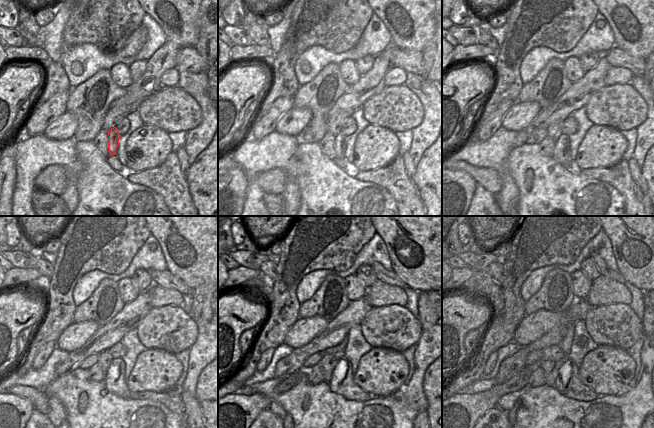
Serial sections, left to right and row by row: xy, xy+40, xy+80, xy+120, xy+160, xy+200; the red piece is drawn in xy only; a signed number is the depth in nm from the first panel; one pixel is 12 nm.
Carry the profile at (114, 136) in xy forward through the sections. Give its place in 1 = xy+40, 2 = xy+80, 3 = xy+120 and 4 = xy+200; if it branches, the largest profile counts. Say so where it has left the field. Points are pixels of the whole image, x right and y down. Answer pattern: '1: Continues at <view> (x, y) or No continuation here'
1: Continues at xy+40 (338, 145)
2: Continues at xy+80 (561, 155)
3: Continues at xy+120 (115, 382)
4: Continues at xy+200 (569, 384).

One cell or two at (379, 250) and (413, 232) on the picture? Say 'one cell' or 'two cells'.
two cells

